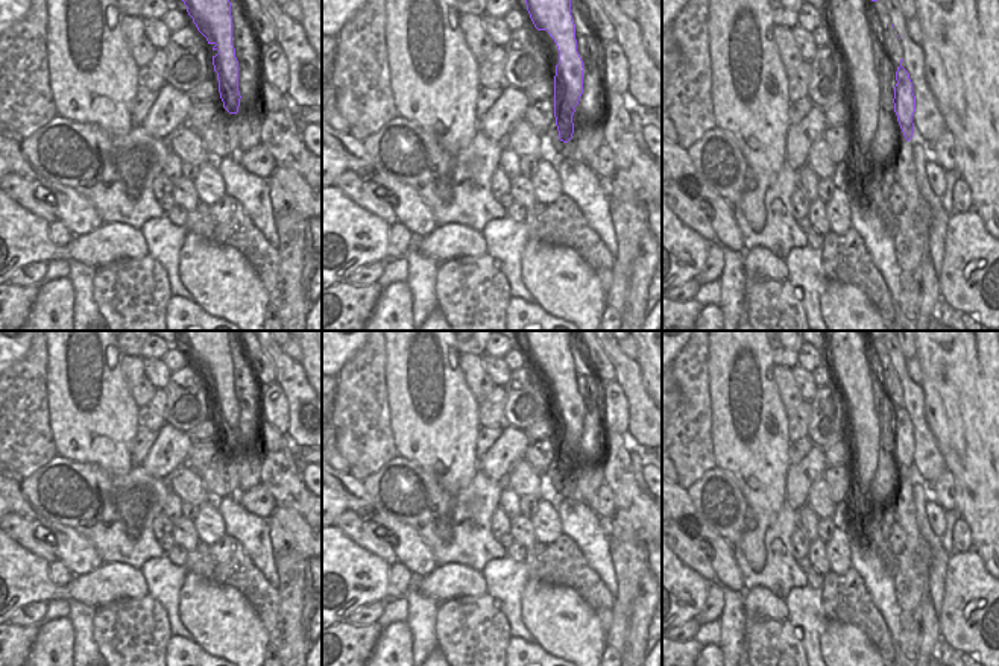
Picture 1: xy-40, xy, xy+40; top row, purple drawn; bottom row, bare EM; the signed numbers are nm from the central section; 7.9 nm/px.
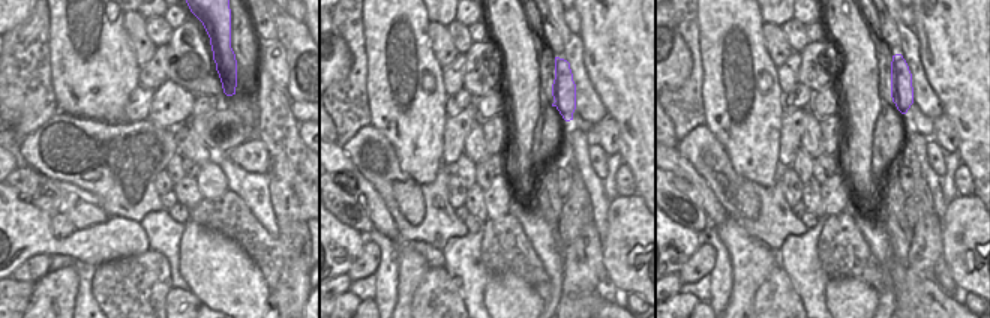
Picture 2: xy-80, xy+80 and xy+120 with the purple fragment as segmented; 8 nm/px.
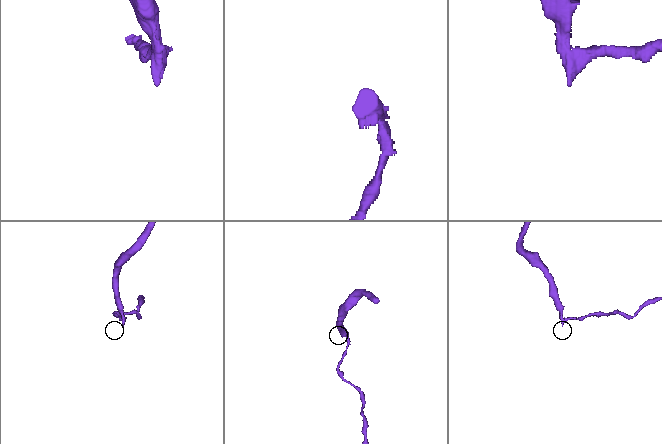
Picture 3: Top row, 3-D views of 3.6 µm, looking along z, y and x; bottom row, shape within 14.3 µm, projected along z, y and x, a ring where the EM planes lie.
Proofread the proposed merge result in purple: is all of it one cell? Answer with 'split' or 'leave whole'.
split

